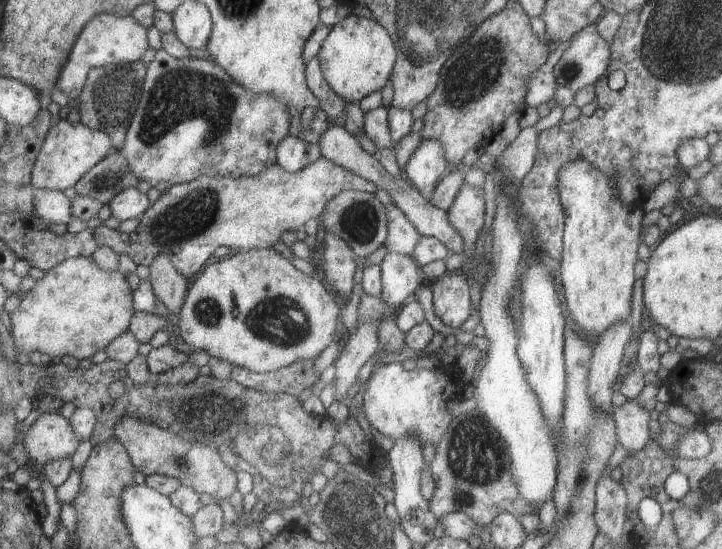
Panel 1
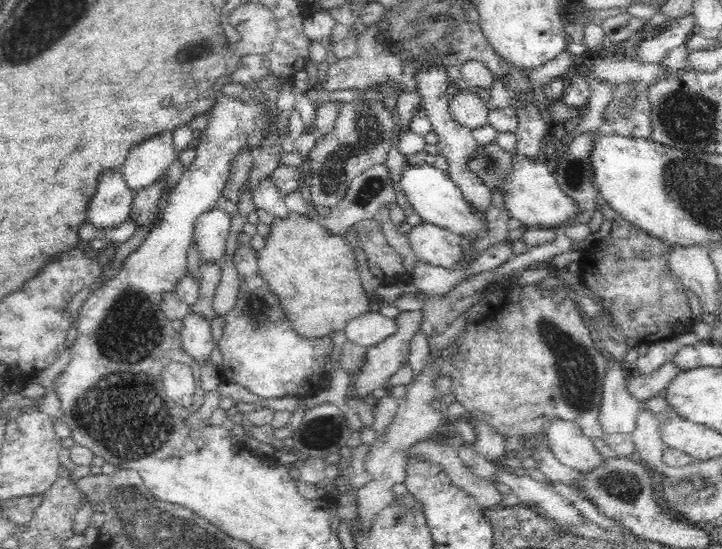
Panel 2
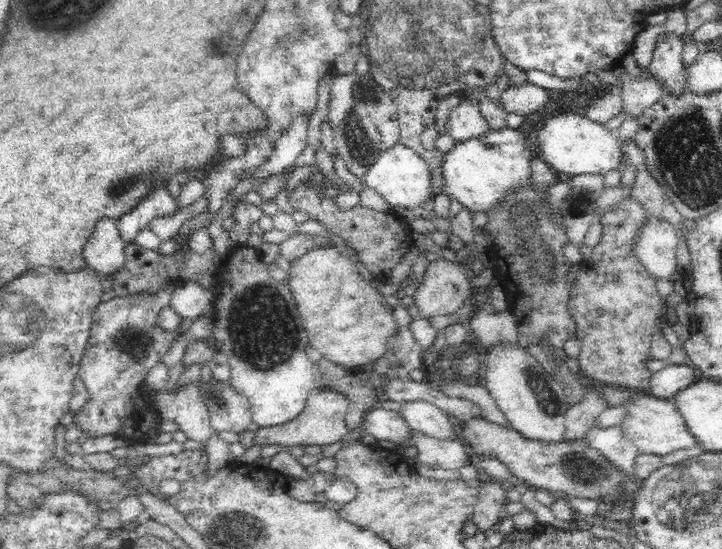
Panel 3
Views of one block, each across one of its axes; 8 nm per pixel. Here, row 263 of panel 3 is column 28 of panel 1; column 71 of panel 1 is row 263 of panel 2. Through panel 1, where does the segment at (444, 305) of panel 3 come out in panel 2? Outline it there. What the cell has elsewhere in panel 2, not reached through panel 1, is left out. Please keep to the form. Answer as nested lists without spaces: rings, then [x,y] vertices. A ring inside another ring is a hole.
[[[422,221],[412,226],[406,236],[417,260],[426,265],[454,269],[463,254],[462,236],[441,226]]]

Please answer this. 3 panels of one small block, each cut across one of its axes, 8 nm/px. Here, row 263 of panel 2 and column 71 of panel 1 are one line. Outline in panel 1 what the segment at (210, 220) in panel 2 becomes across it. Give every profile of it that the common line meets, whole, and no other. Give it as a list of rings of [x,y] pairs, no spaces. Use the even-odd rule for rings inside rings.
[[[35,189],[33,192],[34,216],[46,220],[48,223],[68,224],[73,217],[70,214],[69,200],[63,191]]]

